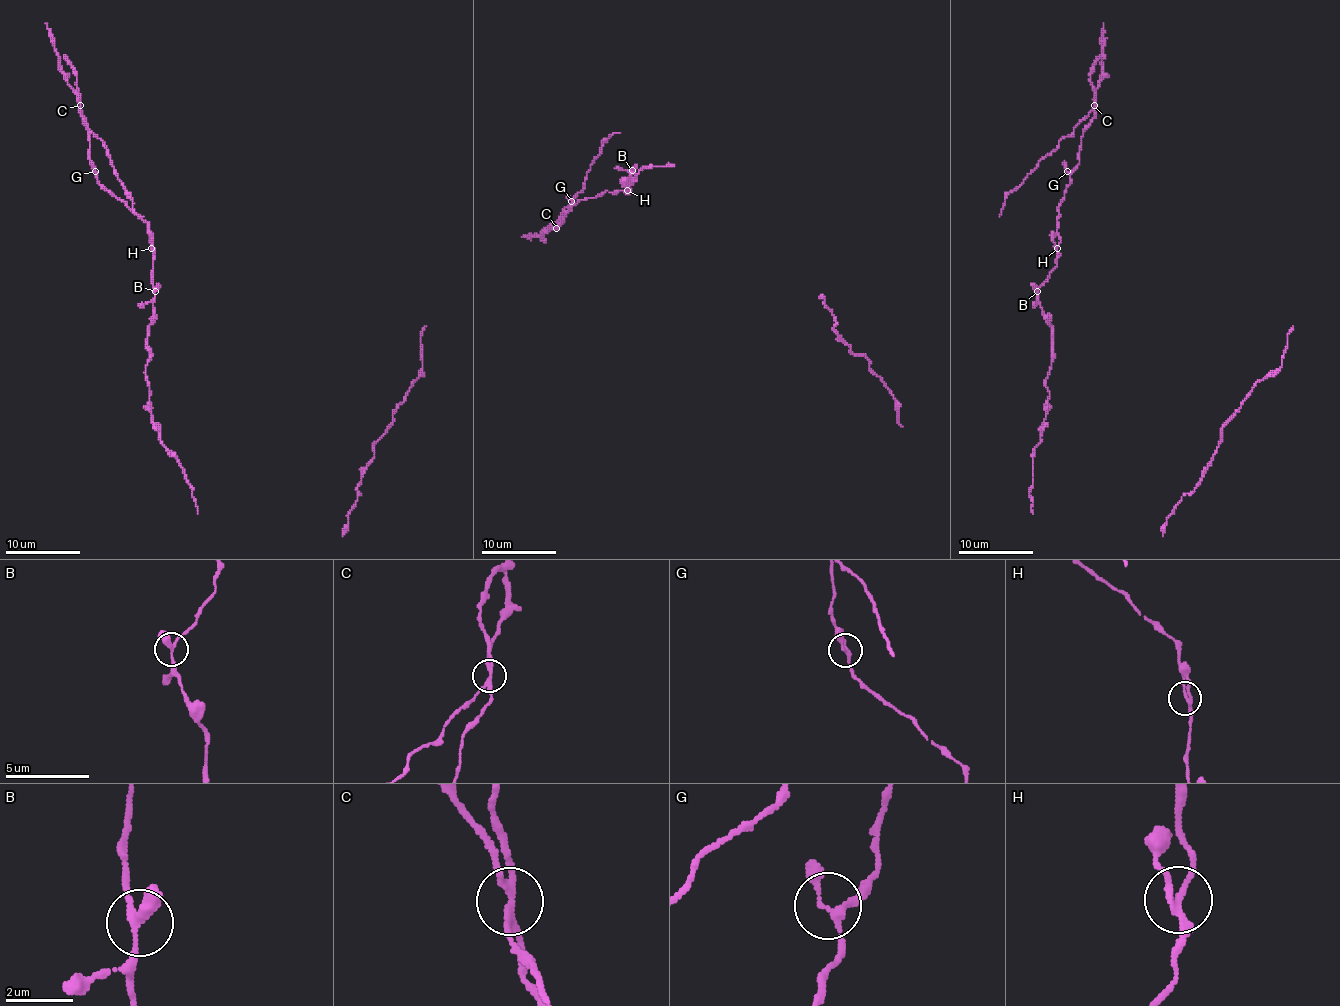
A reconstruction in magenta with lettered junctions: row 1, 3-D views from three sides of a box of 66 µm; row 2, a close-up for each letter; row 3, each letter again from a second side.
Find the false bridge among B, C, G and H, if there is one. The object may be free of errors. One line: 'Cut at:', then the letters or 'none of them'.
Cut at: C

